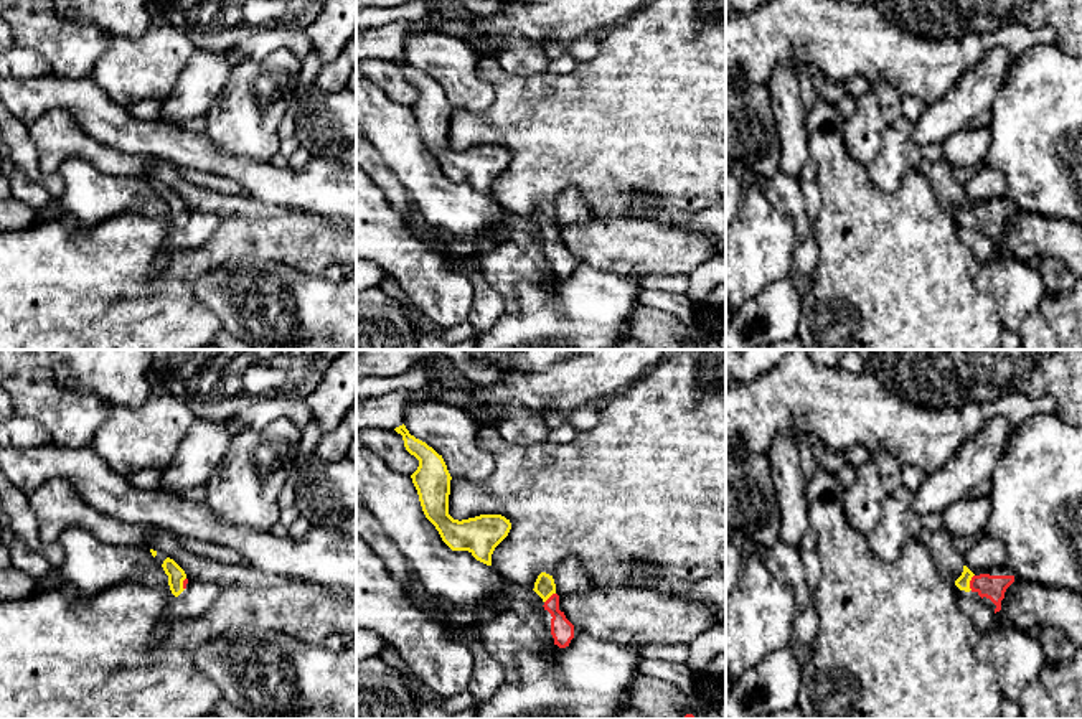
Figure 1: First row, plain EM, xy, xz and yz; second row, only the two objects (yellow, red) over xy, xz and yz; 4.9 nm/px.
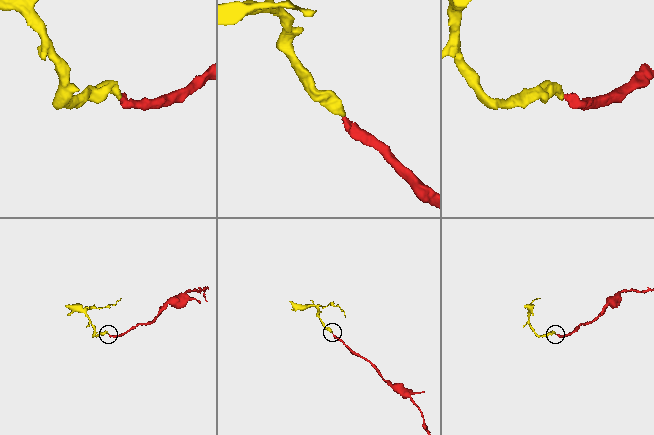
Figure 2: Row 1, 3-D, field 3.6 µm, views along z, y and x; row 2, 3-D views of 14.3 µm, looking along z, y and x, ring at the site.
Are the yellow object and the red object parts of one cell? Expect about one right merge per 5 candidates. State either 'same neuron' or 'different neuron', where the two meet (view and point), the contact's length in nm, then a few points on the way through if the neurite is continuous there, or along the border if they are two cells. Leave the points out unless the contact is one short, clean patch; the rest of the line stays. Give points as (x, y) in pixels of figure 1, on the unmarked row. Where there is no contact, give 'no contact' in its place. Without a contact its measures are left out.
same neuron; meets yellow in yz at (969, 213); contact 80 nm long; runs through yz (962, 213), (969, 213), (993, 218)

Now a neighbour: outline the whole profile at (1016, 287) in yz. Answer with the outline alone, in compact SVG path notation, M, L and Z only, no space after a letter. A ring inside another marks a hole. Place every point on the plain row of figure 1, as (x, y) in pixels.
M1000 252L980 267L975 285L995 302L1003 328L1014 333L1046 294L1036 266Z

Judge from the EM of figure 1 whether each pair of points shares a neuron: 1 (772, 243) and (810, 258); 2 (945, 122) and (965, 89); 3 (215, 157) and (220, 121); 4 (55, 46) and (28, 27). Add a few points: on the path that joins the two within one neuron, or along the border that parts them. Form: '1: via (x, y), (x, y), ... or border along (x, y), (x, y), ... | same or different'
1: border along (797, 239), (792, 249), (792, 264), (785, 276) | different
2: via (950, 114), (965, 98) | same
3: border along (203, 134), (228, 154), (254, 159) | different
4: via (48, 40), (35, 27) | same

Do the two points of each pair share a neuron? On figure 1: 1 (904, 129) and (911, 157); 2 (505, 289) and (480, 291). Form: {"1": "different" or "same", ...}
{"1": "same", "2": "different"}

